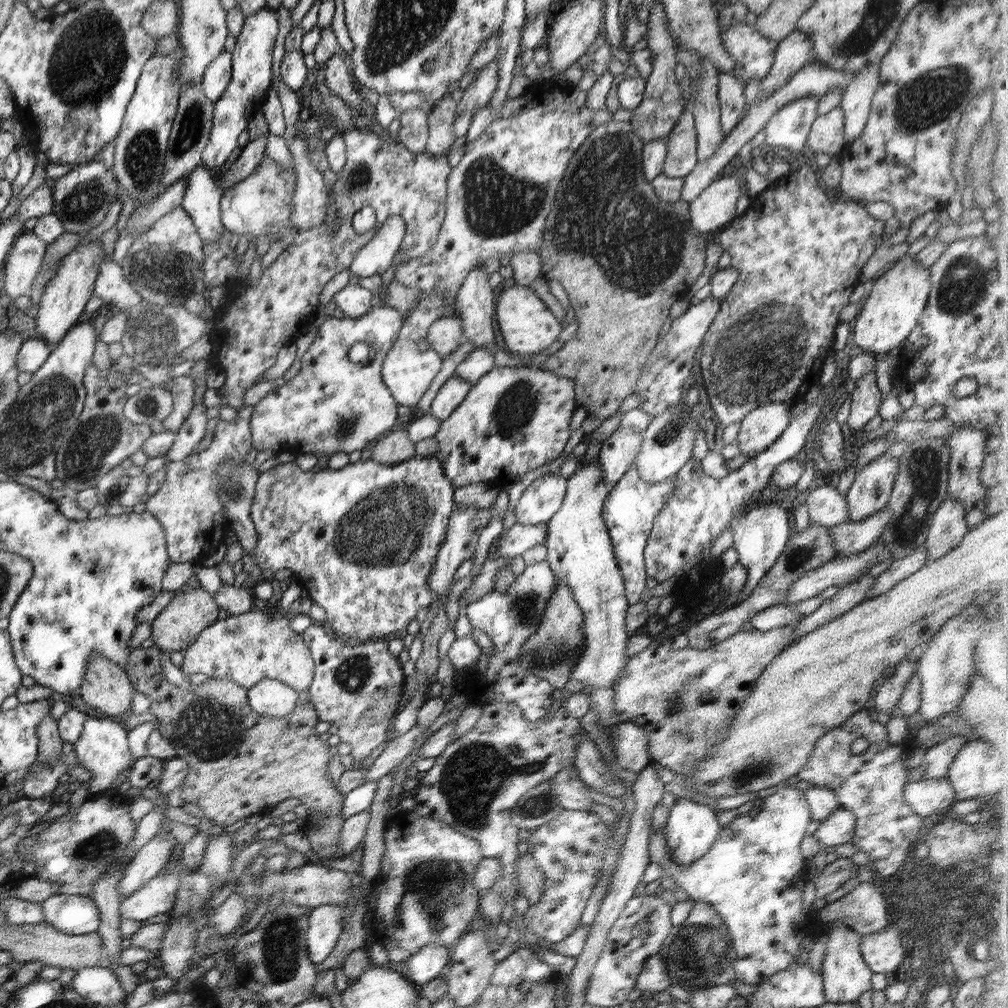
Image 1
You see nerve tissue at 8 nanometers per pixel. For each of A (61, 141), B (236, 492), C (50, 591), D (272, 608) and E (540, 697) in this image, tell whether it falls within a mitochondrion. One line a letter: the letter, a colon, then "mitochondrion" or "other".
A: other
B: mitochondrion
C: other
D: other
E: other

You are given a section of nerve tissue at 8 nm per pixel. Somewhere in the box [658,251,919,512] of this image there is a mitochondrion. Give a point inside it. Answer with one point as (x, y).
(759, 350)

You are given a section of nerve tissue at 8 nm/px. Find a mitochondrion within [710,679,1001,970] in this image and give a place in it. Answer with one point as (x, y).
(971, 894)

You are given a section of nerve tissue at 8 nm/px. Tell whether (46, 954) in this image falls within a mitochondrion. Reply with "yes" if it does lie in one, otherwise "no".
no

